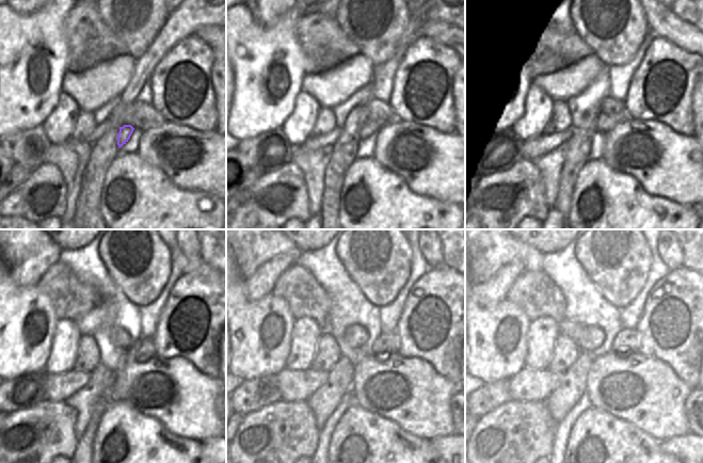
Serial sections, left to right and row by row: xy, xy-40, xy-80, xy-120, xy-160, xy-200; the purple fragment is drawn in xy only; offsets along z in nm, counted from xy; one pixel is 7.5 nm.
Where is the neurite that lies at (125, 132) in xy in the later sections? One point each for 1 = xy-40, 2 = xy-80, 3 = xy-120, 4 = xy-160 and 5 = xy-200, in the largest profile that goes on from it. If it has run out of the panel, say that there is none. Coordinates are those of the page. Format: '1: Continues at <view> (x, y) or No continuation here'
1: Continues at xy-40 (369, 127)
2: Continues at xy-80 (605, 123)
3: Continues at xy-120 (142, 350)
4: Continues at xy-160 (386, 345)
5: Continues at xy-200 (627, 341).

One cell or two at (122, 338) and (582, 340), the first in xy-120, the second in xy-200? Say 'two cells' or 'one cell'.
one cell

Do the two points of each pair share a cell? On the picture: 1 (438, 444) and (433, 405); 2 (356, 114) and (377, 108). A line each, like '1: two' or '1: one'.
1: two
2: two

